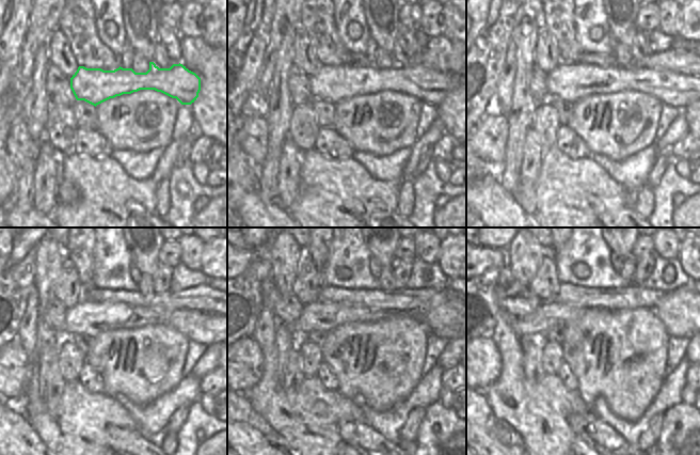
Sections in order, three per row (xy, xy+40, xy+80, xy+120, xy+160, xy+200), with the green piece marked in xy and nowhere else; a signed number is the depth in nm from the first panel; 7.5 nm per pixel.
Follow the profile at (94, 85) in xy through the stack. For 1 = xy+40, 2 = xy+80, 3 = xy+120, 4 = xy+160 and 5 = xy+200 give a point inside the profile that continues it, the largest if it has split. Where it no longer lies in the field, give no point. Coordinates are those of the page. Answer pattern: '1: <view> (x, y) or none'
1: xy+40 (333, 83)
2: xy+80 (572, 82)
3: xy+120 (90, 318)
4: xy+160 (324, 316)
5: xy+200 (549, 314)

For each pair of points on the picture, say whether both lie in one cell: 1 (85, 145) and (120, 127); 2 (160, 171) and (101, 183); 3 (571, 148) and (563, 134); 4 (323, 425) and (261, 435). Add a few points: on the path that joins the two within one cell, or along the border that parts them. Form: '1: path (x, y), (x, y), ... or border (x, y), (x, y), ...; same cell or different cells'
1: border (97, 130), (113, 148); different cells
2: path (147, 186), (116, 186); same cell
3: path (571, 145), (566, 137); same cell
4: border (259, 414), (287, 443); different cells

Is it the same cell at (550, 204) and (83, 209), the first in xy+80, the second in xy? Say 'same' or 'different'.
same

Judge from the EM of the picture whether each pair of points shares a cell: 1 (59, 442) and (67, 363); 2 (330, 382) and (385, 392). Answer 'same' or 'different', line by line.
1: different
2: different

